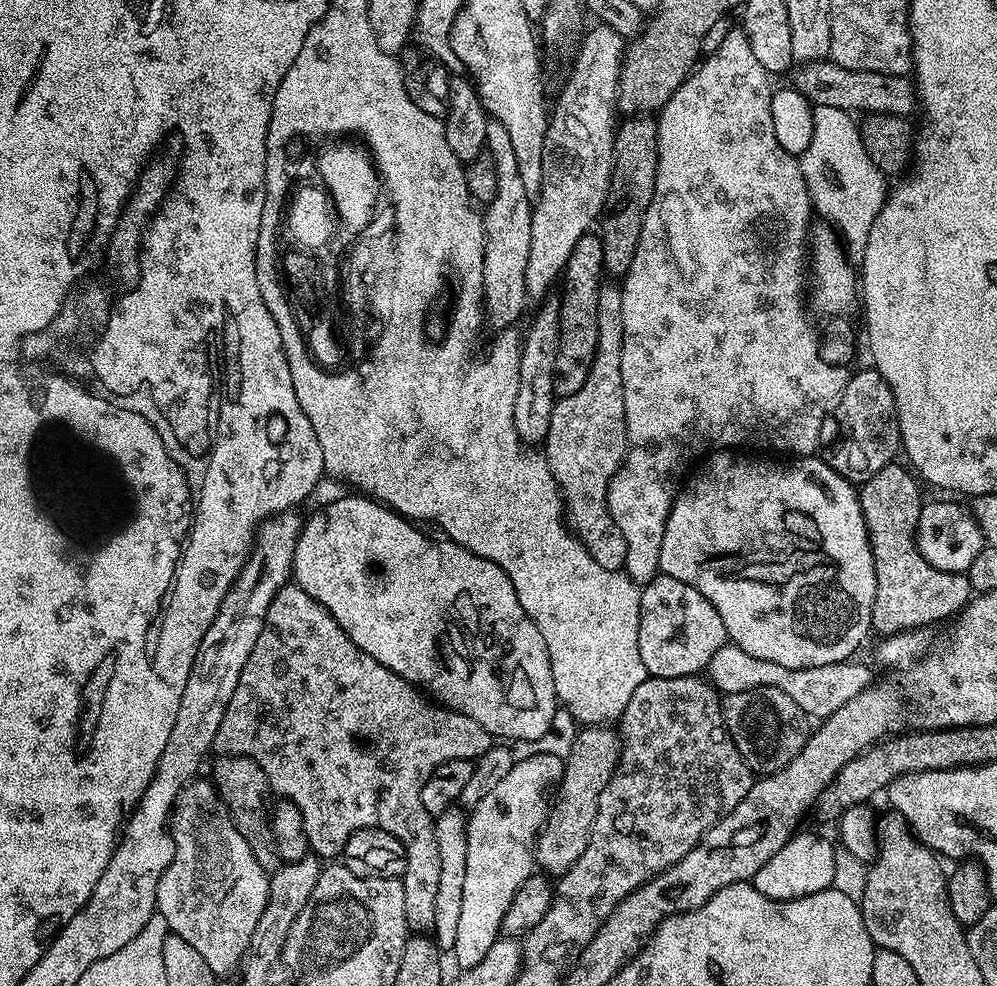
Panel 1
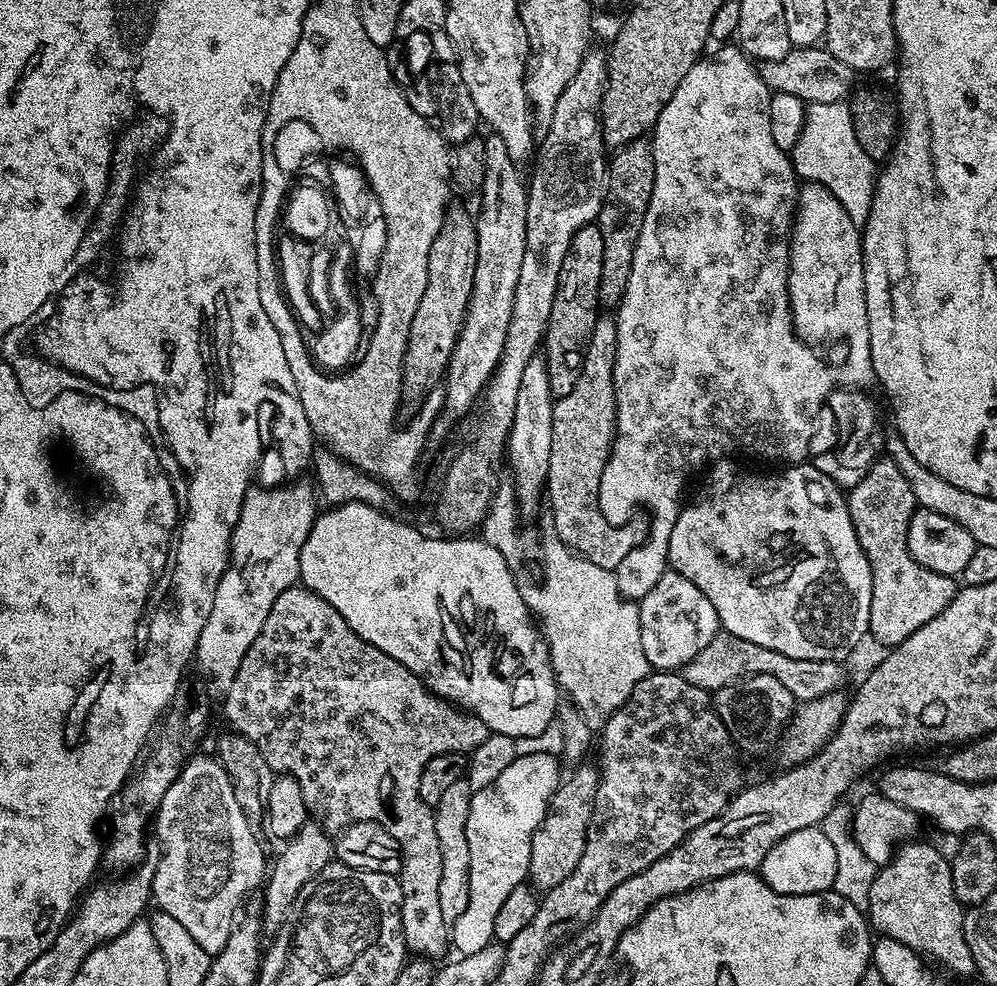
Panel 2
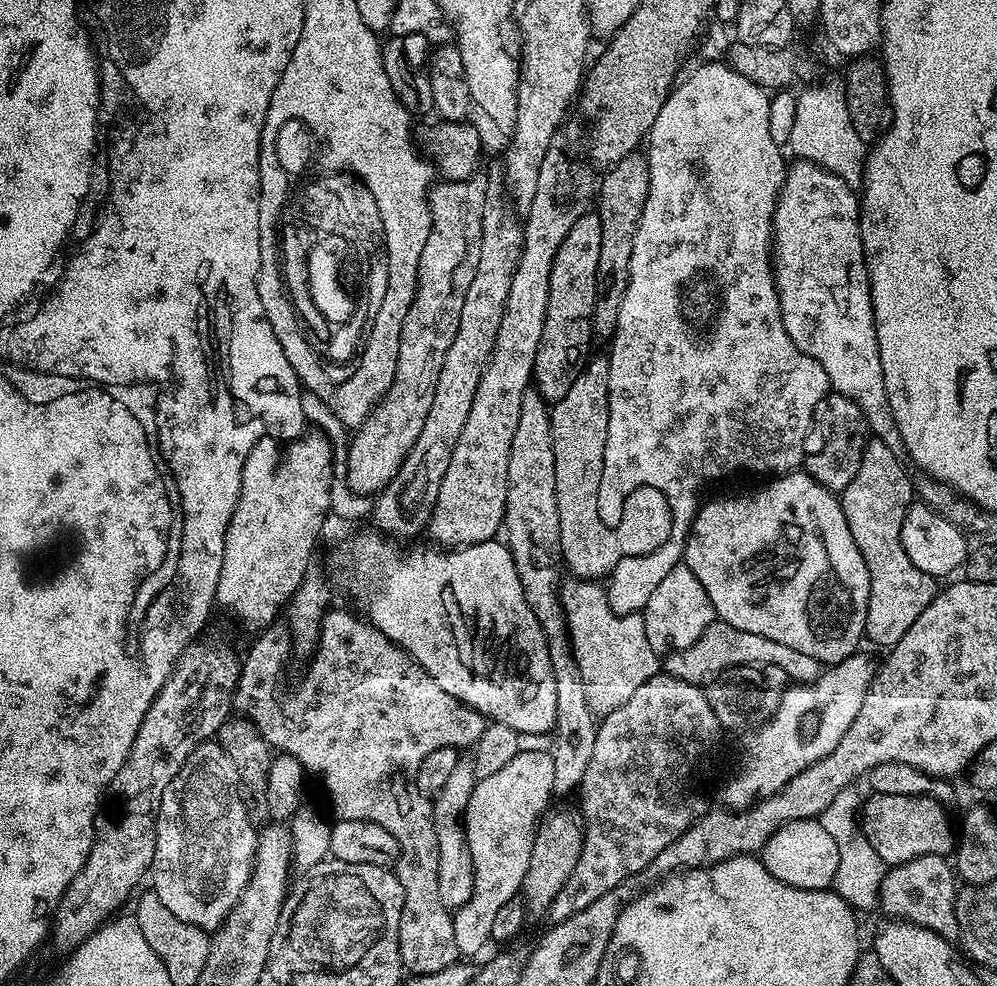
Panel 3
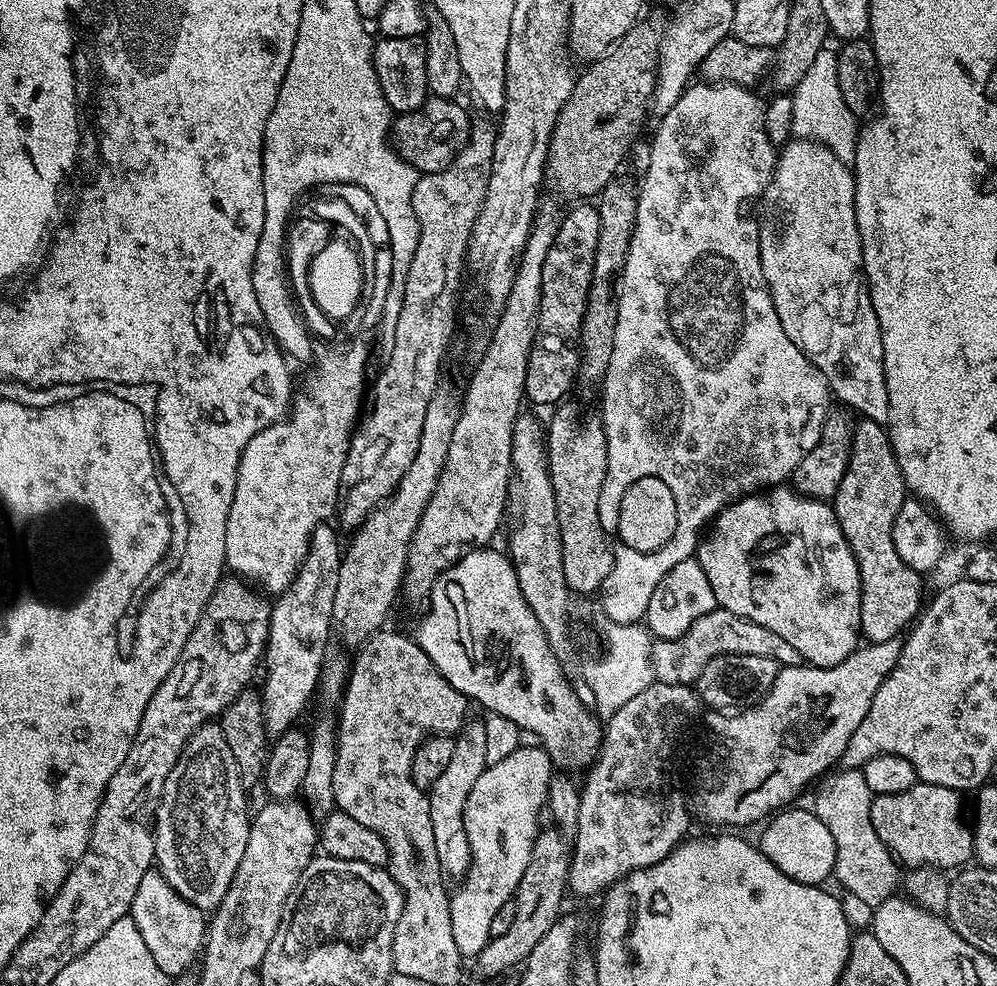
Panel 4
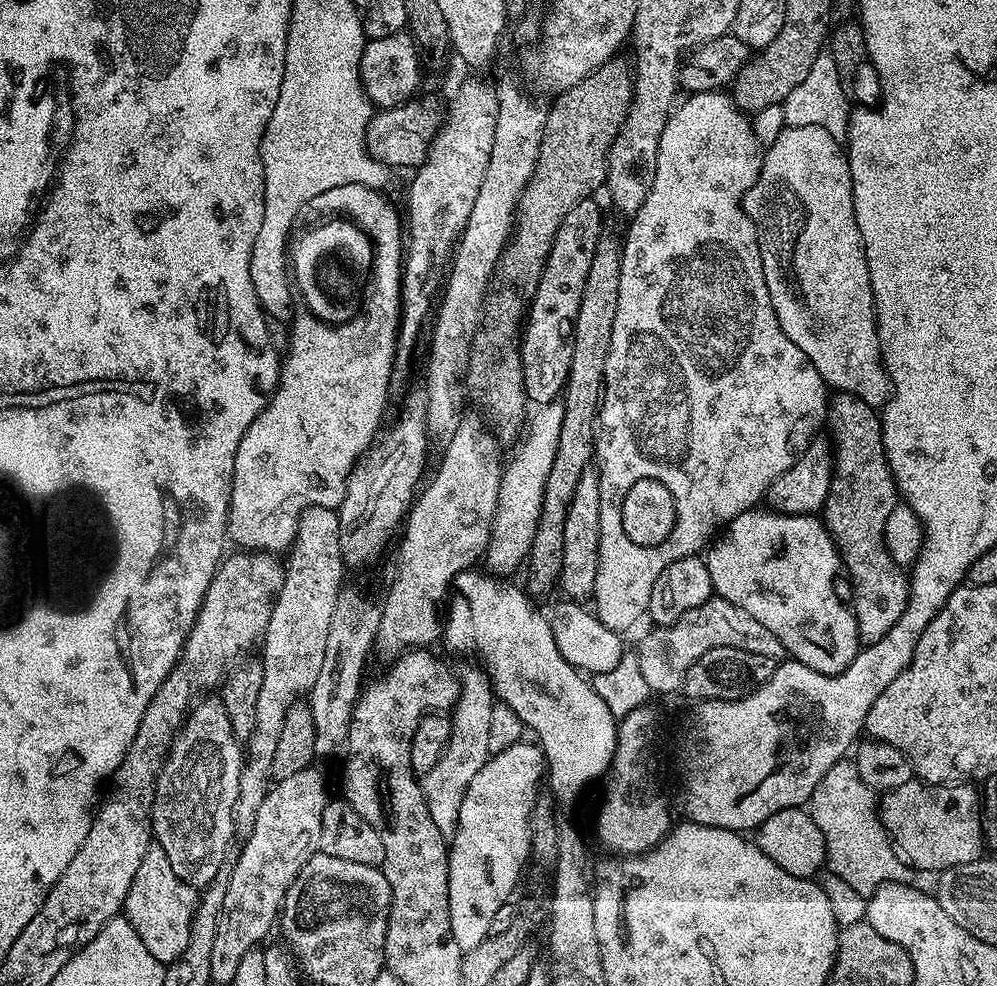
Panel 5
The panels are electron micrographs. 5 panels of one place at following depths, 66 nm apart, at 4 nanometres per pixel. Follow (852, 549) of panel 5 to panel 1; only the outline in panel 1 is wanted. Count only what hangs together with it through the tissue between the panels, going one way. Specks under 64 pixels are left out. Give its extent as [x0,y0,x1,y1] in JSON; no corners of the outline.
[858,464,974,637]

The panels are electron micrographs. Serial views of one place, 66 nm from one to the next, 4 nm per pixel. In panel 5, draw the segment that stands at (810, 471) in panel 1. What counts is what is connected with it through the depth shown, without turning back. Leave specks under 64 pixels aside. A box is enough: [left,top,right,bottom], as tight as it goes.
[706,510,862,676]

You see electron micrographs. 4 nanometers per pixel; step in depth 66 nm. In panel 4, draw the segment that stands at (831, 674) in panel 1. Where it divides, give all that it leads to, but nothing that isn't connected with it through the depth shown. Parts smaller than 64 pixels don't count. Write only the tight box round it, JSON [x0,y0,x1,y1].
[652,607,801,685]

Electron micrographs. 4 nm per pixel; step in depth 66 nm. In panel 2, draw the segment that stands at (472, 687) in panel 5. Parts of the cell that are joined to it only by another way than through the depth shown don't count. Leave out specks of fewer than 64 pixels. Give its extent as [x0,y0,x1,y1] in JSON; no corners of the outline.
[434,779,473,925]

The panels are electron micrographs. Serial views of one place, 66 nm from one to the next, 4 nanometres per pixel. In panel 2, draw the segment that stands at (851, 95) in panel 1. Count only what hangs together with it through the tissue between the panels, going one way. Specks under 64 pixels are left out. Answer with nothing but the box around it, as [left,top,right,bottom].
[758,46,858,105]

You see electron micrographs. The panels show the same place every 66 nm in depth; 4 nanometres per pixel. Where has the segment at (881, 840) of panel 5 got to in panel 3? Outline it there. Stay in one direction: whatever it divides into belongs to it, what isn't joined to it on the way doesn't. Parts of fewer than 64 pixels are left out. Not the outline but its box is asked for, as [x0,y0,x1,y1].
[818,787,886,913]

